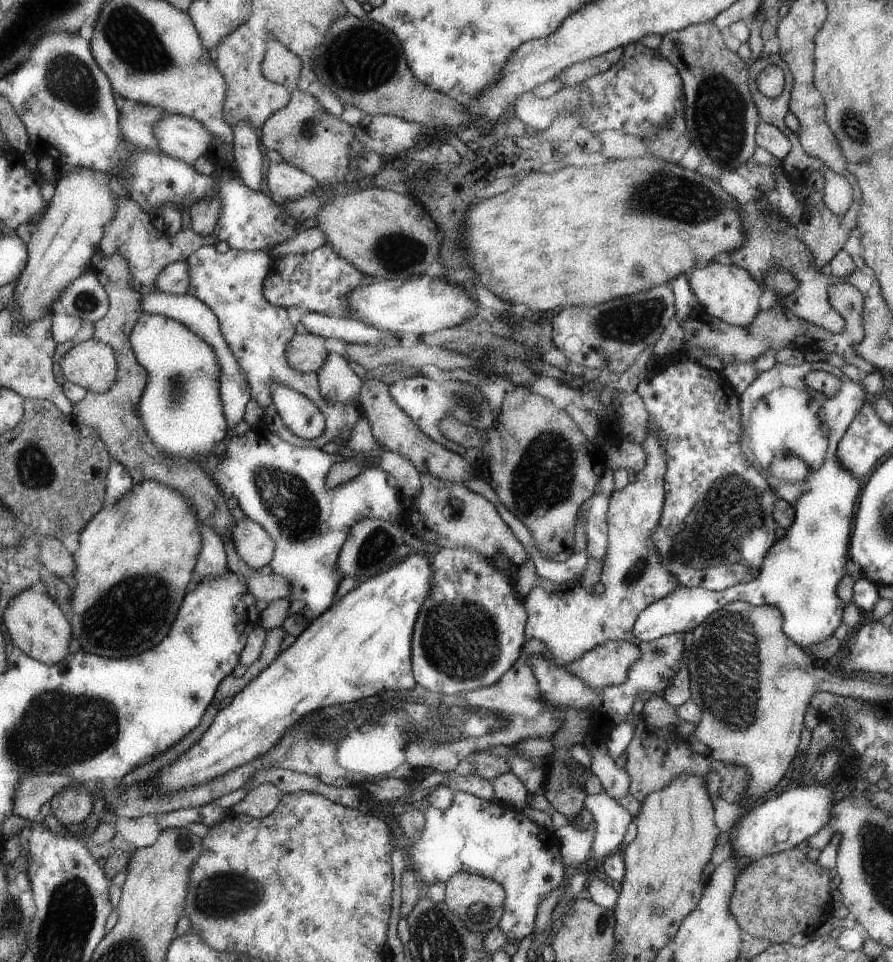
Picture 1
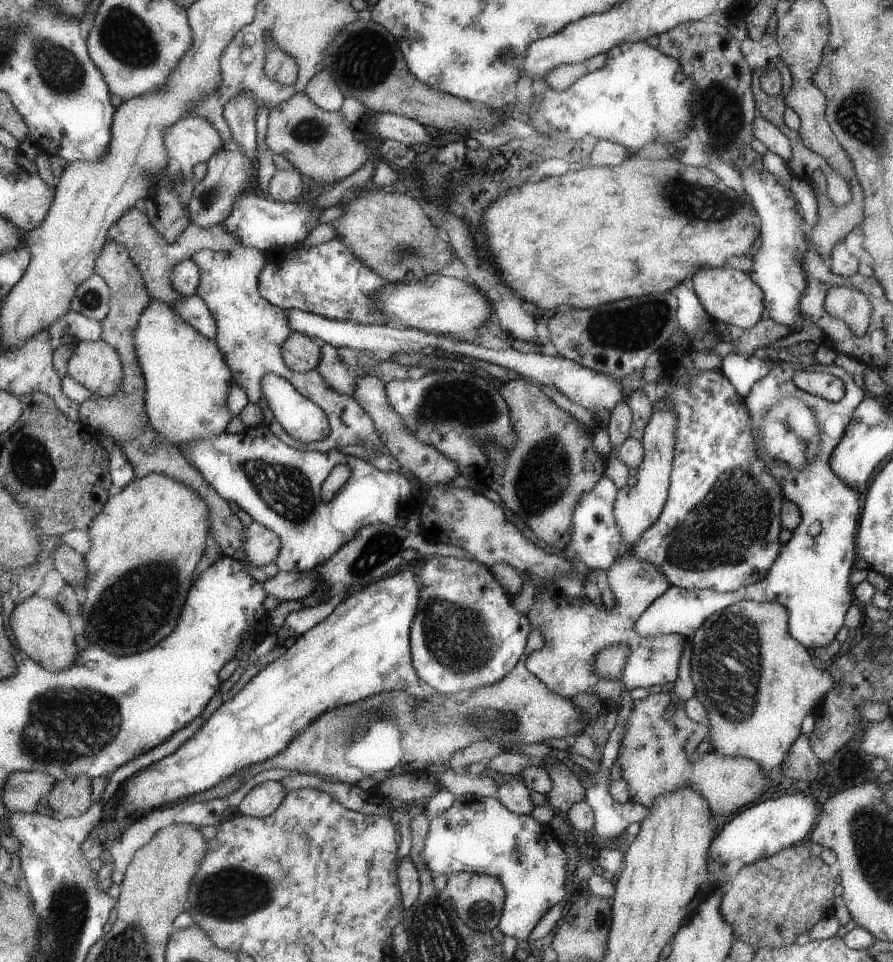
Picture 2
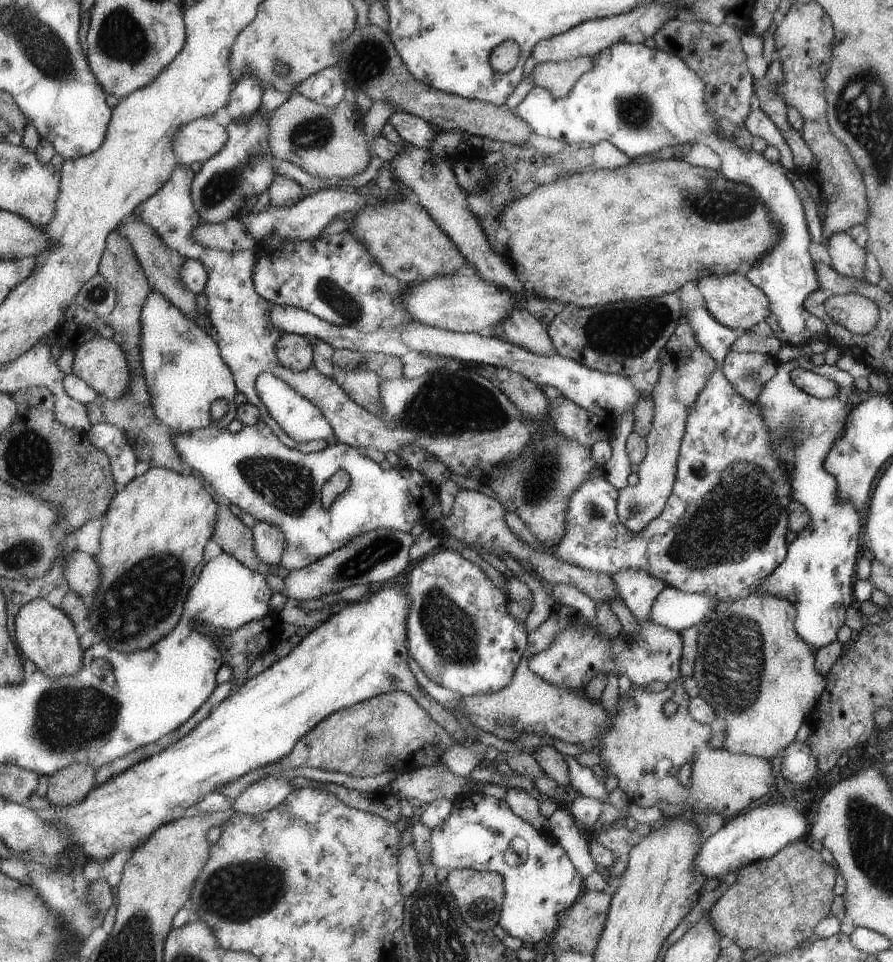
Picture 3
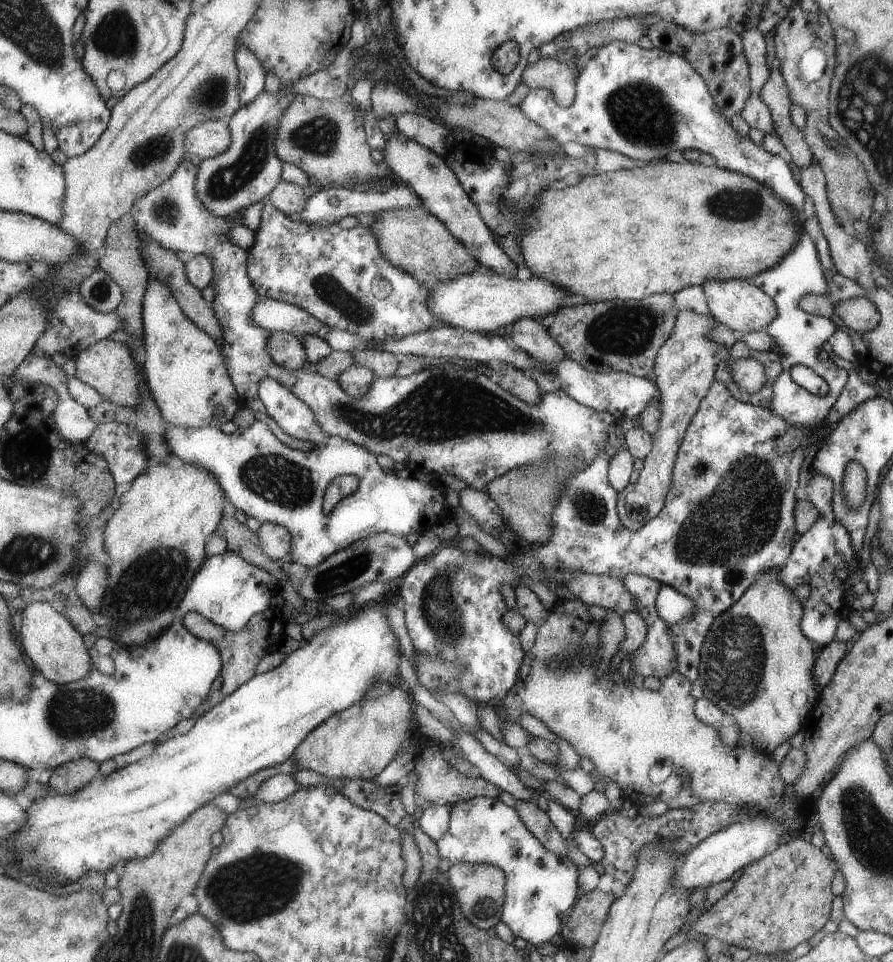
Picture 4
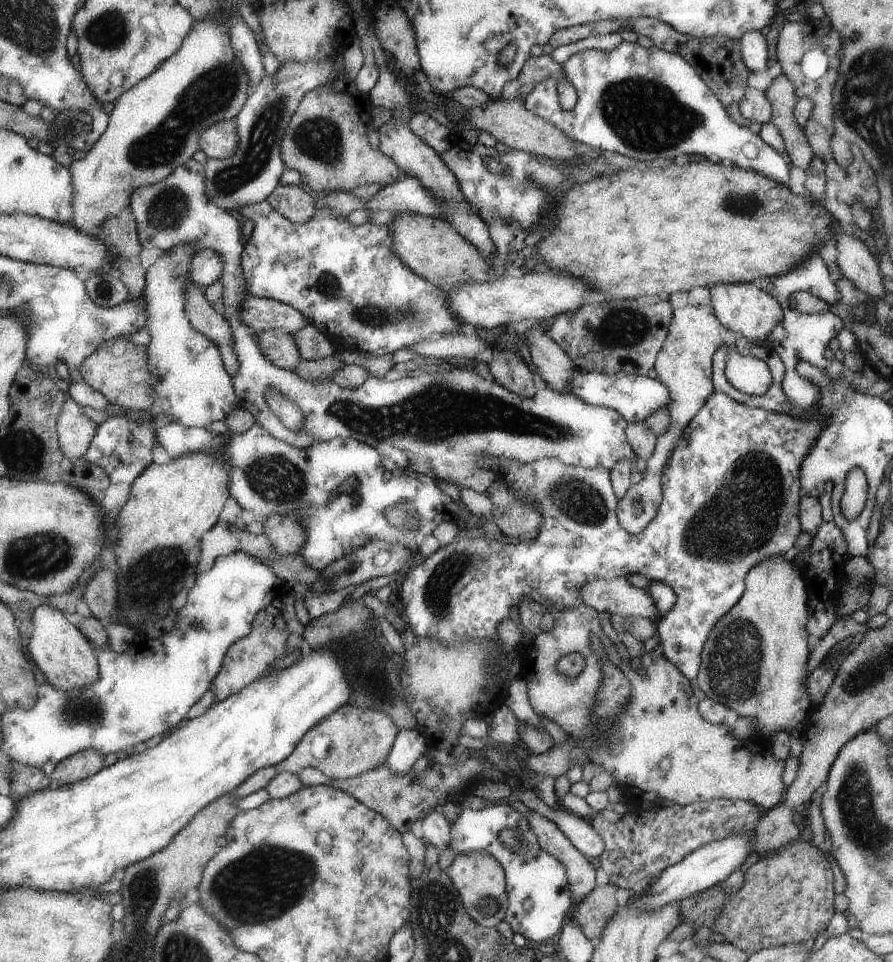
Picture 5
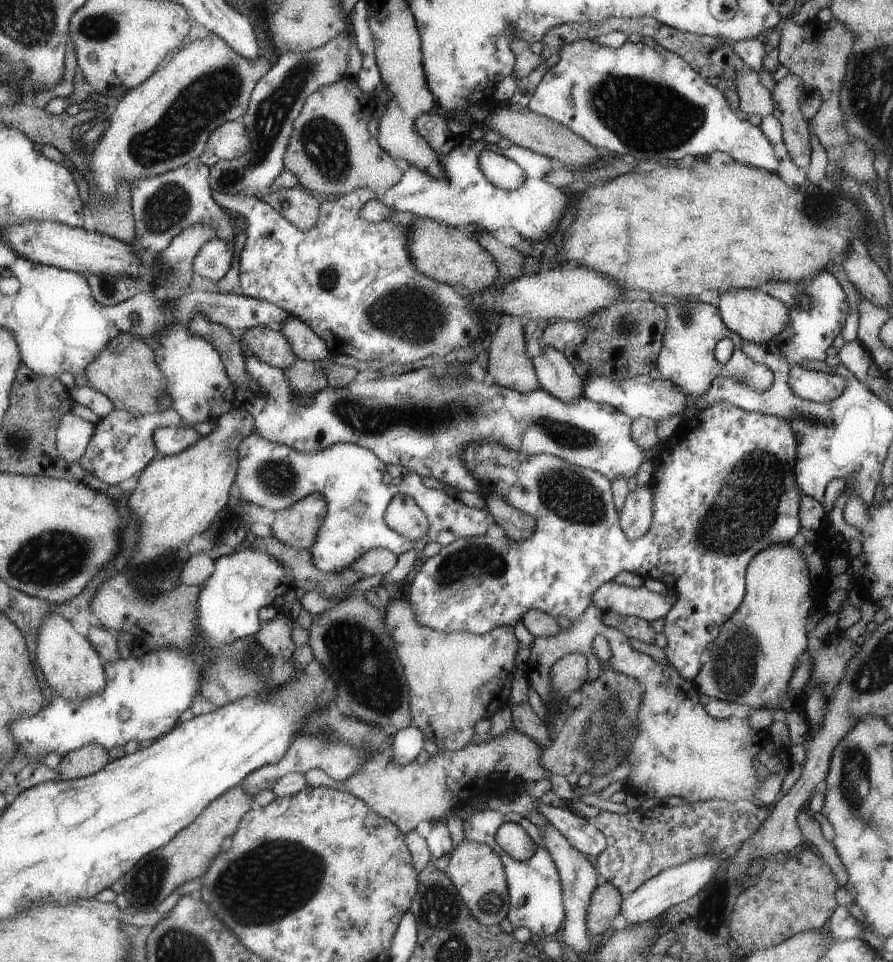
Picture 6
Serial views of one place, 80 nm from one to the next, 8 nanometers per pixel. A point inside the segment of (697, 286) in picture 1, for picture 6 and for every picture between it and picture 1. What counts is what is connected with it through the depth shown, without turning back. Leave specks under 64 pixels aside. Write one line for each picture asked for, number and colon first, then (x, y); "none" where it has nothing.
2: (728, 296)
3: (733, 301)
4: (735, 303)
5: (749, 312)
6: (757, 317)

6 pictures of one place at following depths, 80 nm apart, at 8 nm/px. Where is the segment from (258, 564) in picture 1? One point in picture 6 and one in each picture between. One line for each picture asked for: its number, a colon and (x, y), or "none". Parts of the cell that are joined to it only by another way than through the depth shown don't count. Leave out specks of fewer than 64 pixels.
2: (263, 545)
3: (271, 543)
4: (276, 539)
5: (284, 531)
6: (296, 526)

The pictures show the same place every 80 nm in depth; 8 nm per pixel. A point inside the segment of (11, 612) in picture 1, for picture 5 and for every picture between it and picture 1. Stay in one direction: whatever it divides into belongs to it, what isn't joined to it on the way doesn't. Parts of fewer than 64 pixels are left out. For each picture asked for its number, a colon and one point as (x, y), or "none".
2: (42, 628)
3: (46, 635)
4: (57, 649)
5: (68, 659)

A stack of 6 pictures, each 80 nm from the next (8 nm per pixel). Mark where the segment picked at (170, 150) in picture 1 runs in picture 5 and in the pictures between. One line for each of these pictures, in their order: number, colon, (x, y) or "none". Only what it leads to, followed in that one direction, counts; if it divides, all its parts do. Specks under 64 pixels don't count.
2: (195, 139)
3: (198, 141)
4: (207, 139)
5: (222, 140)

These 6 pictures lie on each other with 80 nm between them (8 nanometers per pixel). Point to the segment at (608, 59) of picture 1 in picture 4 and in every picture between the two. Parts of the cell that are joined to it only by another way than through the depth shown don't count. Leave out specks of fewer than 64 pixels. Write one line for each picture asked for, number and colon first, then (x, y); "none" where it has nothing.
2: (559, 78)
3: (557, 77)
4: (560, 77)

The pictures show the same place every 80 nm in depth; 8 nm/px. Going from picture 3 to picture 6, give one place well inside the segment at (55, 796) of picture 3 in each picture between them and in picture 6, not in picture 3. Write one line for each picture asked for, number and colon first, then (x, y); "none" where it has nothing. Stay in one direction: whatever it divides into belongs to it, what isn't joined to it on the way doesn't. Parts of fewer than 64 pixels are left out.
4: (68, 777)
5: (85, 763)
6: (90, 759)

